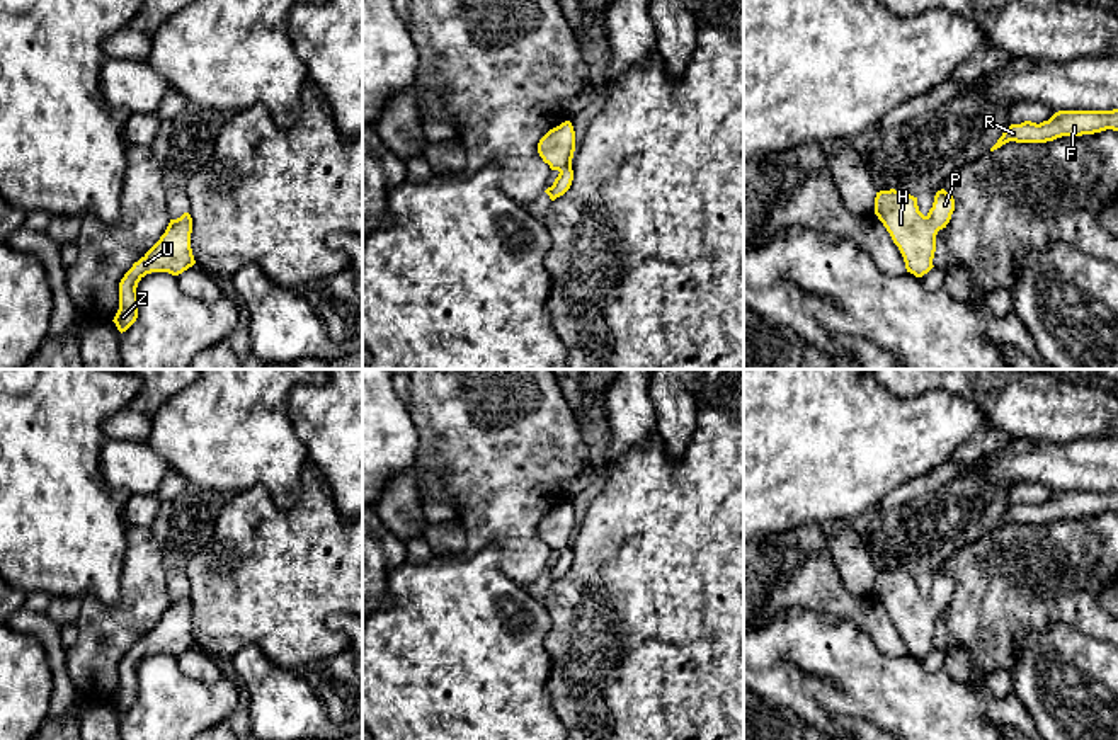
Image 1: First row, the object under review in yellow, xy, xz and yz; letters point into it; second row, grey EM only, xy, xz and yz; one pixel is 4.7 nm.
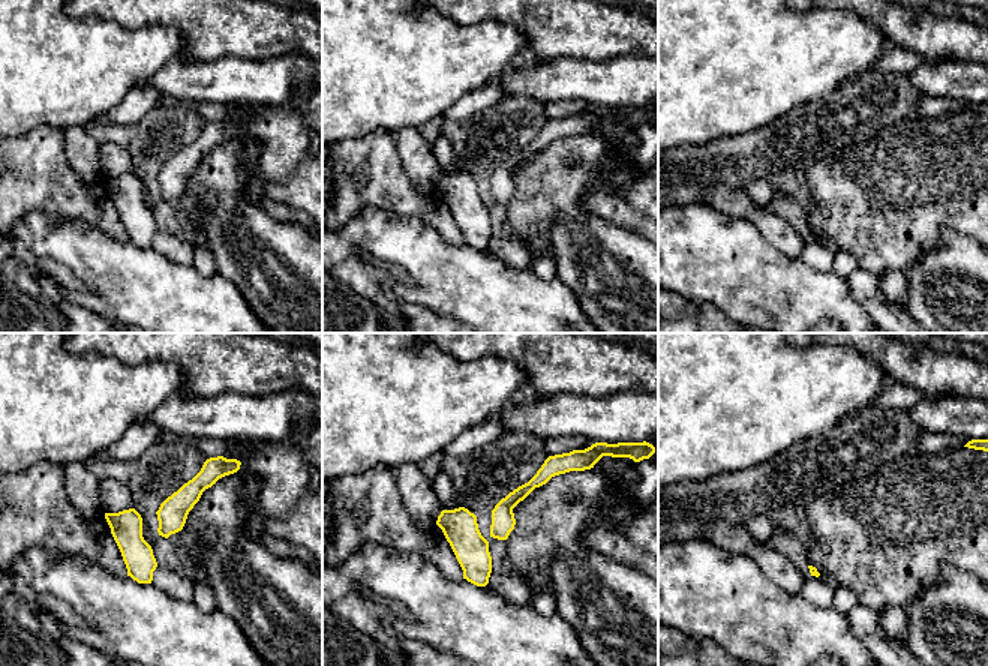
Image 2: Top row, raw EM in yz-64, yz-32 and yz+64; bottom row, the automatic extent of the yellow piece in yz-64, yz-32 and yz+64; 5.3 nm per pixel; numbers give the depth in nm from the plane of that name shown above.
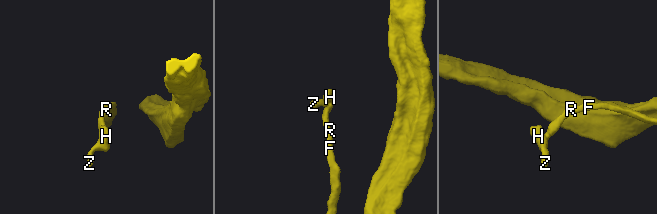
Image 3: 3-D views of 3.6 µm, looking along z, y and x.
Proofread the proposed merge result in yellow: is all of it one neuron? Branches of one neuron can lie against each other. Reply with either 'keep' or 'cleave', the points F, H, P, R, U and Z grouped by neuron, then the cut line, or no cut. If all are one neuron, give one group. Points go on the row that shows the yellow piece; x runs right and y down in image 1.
keep; groups F H P R U Z; cut none

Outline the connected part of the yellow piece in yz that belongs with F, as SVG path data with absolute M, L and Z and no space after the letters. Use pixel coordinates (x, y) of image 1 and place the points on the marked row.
M1118 109L1113 111L1058 111L1040 124L1024 121L1011 124L990 151L1009 141L1047 143L1062 136L1094 134L1106 129L1118 131Z

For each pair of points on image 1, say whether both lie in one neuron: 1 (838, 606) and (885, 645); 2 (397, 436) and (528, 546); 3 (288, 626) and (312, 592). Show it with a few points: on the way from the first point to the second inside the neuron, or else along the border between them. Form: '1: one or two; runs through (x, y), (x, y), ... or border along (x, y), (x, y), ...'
1: one; runs through (851, 609), (858, 611), (878, 631)
2: two; border along (409, 412), (417, 432), (414, 466)
3: one; runs through (288, 618), (303, 601)

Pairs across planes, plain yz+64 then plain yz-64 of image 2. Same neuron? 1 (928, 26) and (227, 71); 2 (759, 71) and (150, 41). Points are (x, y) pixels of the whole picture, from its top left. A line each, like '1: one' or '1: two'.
1: two
2: one

